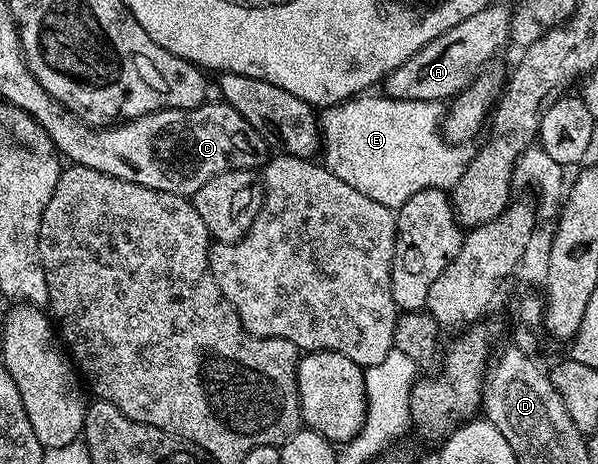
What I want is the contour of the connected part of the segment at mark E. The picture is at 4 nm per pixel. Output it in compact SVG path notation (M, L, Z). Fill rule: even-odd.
M363 93L334 107L325 108L320 115L320 159L340 181L352 185L364 197L380 201L380 205L397 209L420 189L446 191L460 181L472 156L471 148L458 141L451 141L444 134L444 107L441 102L400 101L388 99L385 94Z

